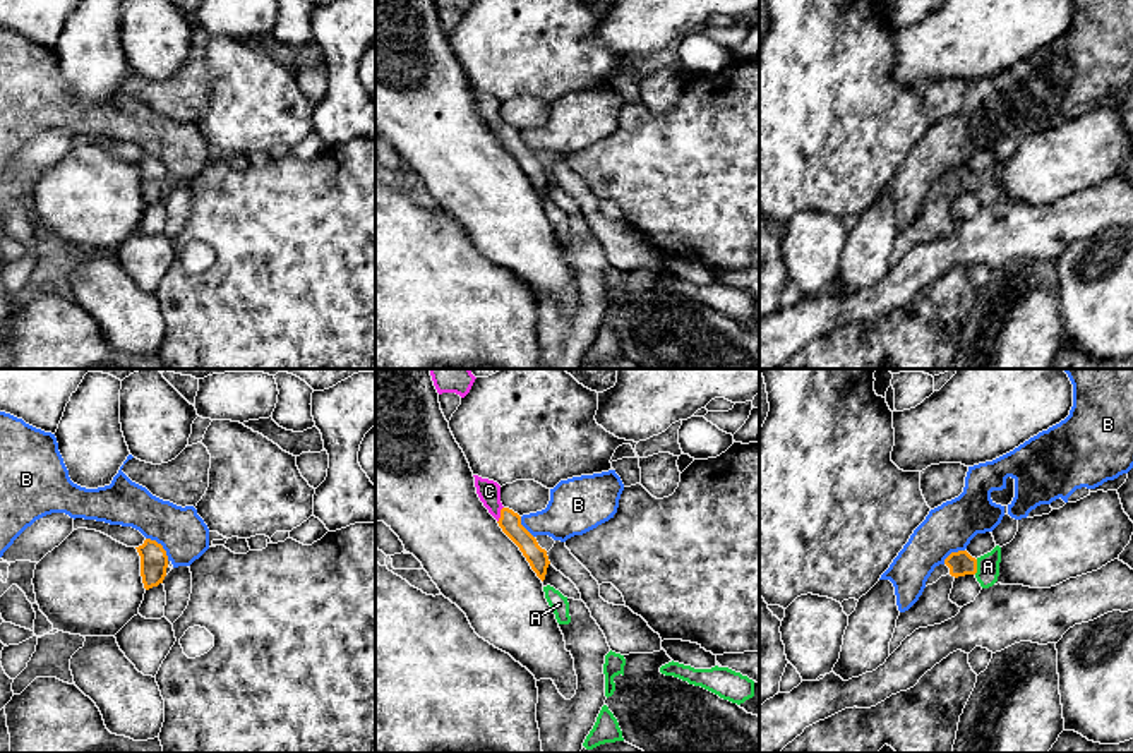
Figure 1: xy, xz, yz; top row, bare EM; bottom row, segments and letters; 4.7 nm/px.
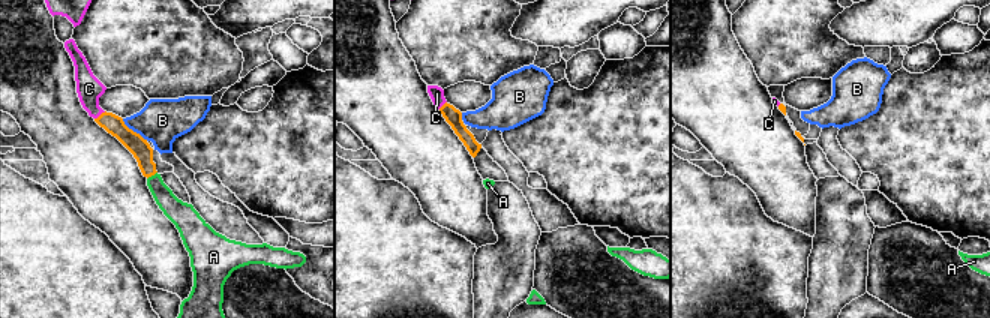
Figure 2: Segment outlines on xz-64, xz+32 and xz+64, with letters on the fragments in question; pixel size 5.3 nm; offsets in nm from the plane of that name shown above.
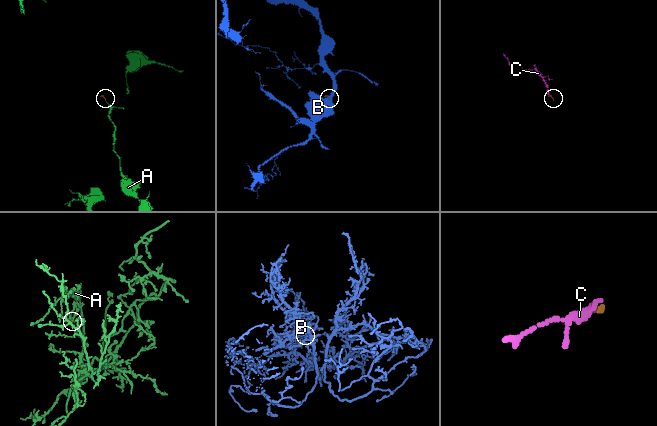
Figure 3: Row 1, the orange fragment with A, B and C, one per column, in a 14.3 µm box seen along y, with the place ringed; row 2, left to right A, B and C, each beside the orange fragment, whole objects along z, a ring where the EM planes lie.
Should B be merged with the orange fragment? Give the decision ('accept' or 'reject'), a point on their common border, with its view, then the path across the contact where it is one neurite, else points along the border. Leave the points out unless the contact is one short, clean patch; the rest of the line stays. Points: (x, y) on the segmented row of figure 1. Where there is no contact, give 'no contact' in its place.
reject; contact xy (161, 546); border xy (146, 537), (158, 542), (168, 560)

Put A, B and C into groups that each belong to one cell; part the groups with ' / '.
A C / B

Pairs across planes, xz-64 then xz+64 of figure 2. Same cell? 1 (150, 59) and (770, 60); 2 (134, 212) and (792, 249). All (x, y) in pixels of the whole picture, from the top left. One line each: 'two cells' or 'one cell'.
1: one cell
2: two cells

